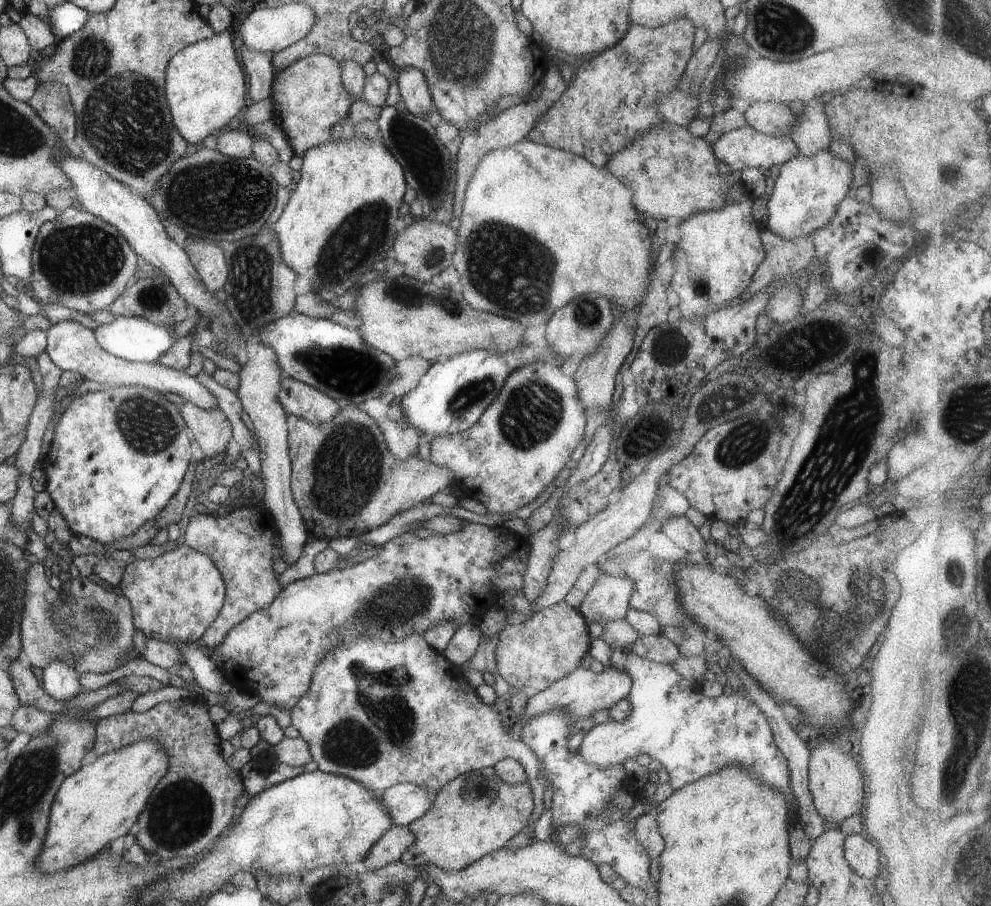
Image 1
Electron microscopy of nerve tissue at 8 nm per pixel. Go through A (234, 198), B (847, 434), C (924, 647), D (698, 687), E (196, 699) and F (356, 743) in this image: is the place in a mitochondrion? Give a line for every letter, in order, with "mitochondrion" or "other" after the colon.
A: mitochondrion
B: mitochondrion
C: mitochondrion
D: other
E: other
F: mitochondrion

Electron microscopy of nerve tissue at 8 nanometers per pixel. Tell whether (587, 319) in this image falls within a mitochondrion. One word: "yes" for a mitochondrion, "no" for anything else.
yes

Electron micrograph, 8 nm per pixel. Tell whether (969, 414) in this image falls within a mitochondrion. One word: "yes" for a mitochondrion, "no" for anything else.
yes

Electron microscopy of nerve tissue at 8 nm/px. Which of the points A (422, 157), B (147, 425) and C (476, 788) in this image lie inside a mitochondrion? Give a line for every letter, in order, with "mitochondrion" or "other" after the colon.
A: mitochondrion
B: mitochondrion
C: mitochondrion

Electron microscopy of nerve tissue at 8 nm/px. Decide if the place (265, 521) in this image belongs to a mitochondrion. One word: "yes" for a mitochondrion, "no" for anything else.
no

